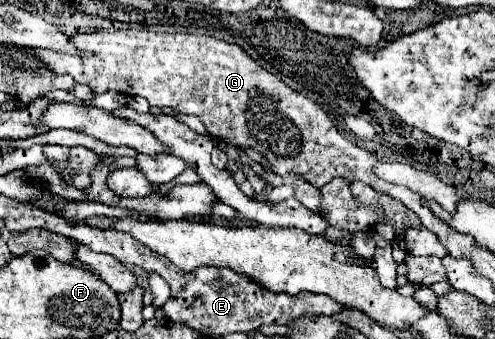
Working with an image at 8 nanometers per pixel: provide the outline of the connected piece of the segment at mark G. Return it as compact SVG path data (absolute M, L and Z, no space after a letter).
M104 30L104 32L90 32L90 34L74 34L74 36L70 36L70 44L74 44L74 46L80 48L82 52L90 52L90 54L88 54L88 56L72 56L72 54L60 54L60 52L54 52L54 50L36 50L36 48L28 48L28 50L22 50L22 52L24 52L26 56L32 56L36 62L40 62L40 64L42 64L44 68L48 68L52 74L70 74L78 84L88 84L88 86L92 86L98 94L102 94L104 90L116 90L116 92L128 94L128 96L142 96L142 98L148 100L150 106L156 106L156 108L170 106L170 108L176 108L180 114L194 114L194 116L198 116L198 118L202 120L202 124L206 126L206 130L208 130L210 136L220 138L220 140L224 140L224 142L228 142L228 144L234 144L234 146L248 146L248 148L260 152L260 154L272 164L272 170L274 170L276 174L280 174L280 176L290 174L290 172L298 172L298 174L302 174L306 180L310 180L310 182L312 182L314 186L318 186L318 188L322 188L324 184L328 184L328 182L330 182L332 178L336 178L336 176L340 176L340 178L344 178L344 180L350 180L350 182L360 180L360 182L364 182L364 184L368 184L368 186L372 186L372 188L378 186L378 184L376 184L378 178L372 176L372 168L374 168L376 164L380 164L380 160L376 158L376 154L372 154L372 152L360 148L358 144L350 142L350 140L342 134L340 124L338 124L338 128L336 128L336 124L332 122L332 118L330 118L314 100L308 100L308 96L302 96L300 92L296 92L296 90L292 90L290 86L286 86L282 80L278 80L274 74L270 74L270 72L264 70L258 62L254 62L254 60L252 60L240 46L236 46L236 44L228 44L228 42L216 40L216 38L212 38L212 36L198 36L198 34L160 34L160 32L150 32L150 30L118 30L118 32L114 32L114 30Z

